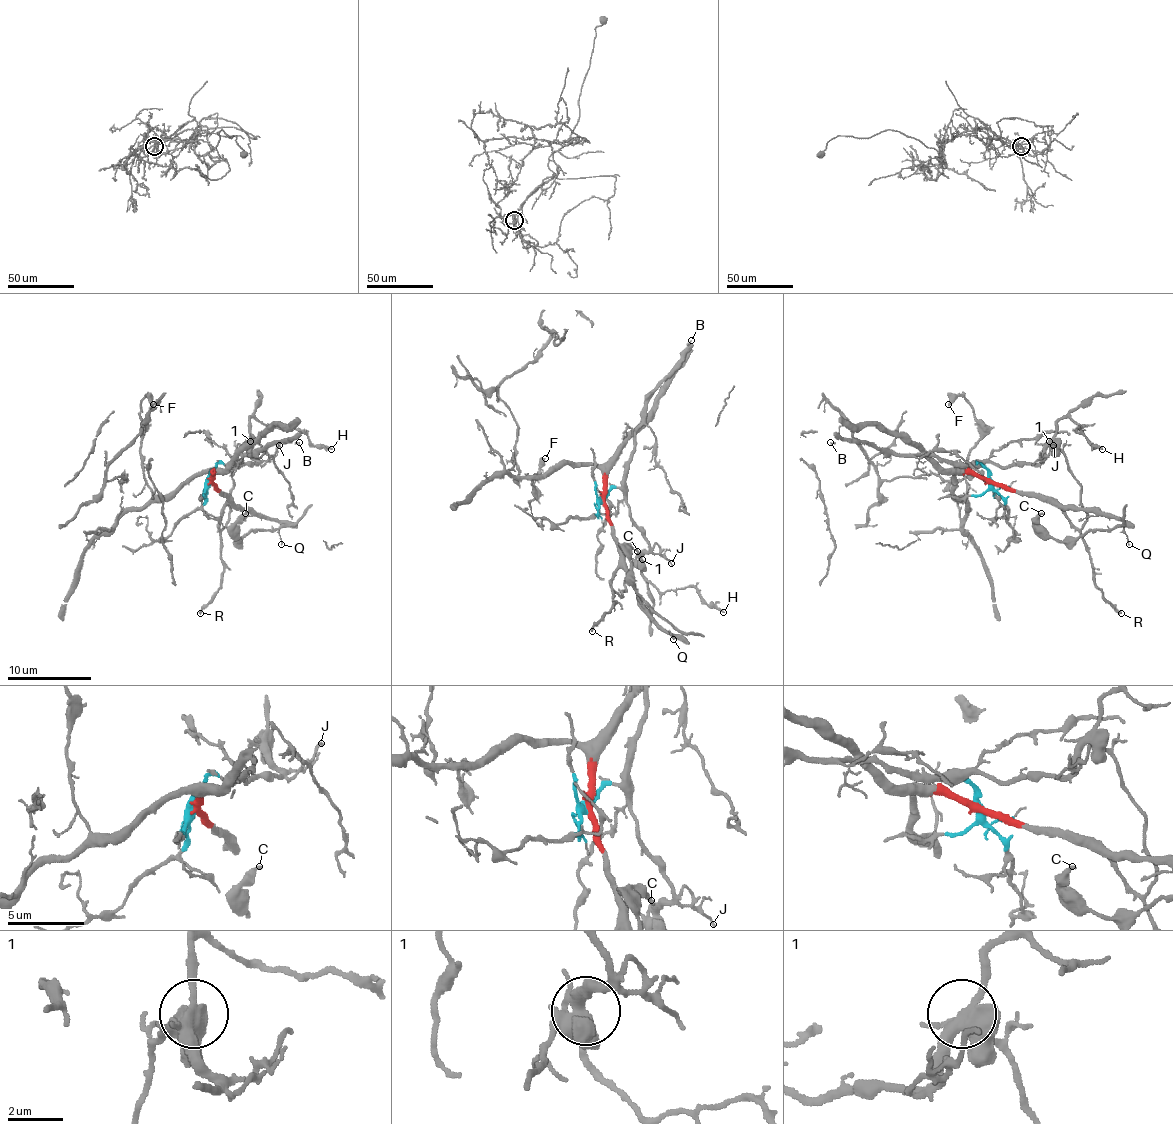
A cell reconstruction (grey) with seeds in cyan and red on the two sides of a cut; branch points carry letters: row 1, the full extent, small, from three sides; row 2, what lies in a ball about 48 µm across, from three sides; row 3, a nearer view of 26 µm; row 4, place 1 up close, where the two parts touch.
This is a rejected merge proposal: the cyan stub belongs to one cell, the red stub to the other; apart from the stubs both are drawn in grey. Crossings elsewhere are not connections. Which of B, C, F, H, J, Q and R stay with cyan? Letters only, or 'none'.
B, H, J

